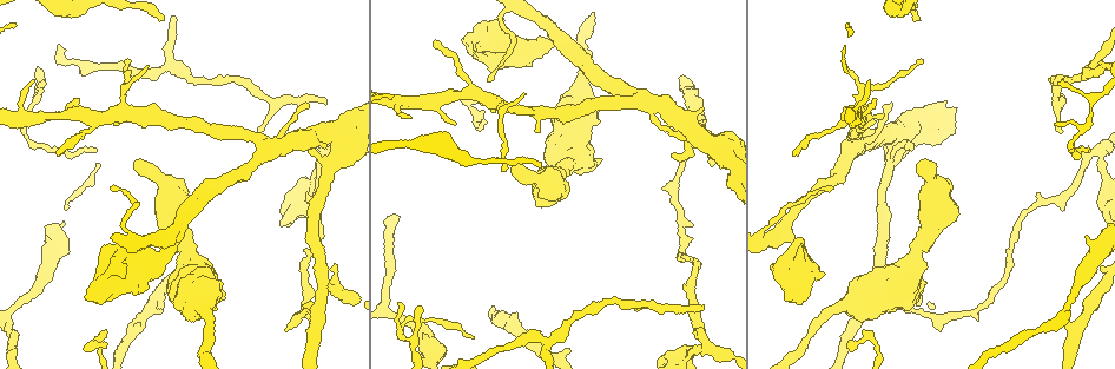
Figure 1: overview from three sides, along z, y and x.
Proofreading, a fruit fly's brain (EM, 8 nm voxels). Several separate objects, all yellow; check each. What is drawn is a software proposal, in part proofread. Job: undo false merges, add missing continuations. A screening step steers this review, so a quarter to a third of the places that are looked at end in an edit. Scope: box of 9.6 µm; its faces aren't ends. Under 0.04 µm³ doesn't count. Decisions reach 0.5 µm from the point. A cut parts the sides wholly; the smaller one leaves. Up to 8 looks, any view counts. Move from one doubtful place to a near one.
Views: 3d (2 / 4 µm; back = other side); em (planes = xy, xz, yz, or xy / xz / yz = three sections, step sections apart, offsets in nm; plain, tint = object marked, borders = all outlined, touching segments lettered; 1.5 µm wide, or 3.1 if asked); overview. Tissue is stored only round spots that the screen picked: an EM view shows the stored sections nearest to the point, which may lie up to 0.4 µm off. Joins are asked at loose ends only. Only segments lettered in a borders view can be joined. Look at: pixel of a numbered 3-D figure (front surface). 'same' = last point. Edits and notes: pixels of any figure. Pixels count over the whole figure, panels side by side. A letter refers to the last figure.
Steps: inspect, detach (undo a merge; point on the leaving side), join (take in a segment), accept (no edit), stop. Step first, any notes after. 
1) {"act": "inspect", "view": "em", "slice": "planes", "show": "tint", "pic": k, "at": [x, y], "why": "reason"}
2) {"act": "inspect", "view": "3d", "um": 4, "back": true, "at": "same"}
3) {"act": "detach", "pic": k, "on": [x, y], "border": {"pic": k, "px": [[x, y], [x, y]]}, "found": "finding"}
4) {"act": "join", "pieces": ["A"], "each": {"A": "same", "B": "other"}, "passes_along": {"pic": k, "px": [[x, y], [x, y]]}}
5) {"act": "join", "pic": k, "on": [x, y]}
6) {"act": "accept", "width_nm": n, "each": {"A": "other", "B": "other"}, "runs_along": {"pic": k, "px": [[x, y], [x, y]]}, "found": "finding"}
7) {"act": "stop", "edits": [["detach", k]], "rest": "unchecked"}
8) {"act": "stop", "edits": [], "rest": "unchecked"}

{"act": "inspect", "view": "em", "slice": "planes", "show": "tint", "pic": 1, "at": [168, 65], "why": "arms part here"}

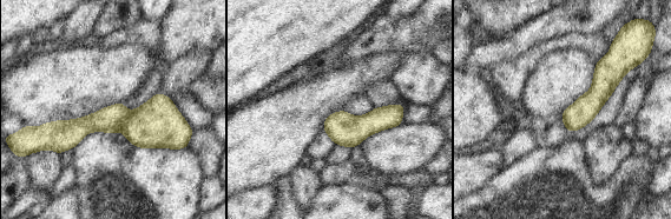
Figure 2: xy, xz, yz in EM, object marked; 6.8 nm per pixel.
{"act": "inspect", "view": "em", "slice": "planes", "show": "borders", "at": "same", "why": "see the neighbours"}

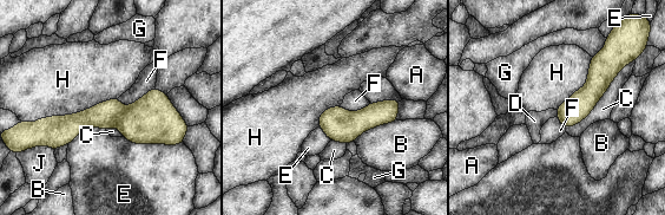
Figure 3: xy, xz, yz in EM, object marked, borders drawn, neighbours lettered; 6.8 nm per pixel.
{"act": "accept", "each": {"A": "other", "B": "other", "C": "other", "D": "other", "E": "other", "F": "other", "G": "other", "H": "other", "J": "other"}, "runs_along": {"pic": 3, "px": [[177, 119], [41, 123]]}, "found": "one neuron here"}

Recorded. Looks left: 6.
{"act": "inspect", "view": "em", "slice": "planes", "show": "borders", "pic": 1, "at": [148, 65], "why": "thin end"}

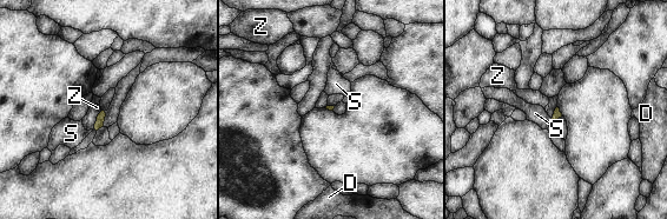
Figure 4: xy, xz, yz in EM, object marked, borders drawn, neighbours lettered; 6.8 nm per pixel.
{"act": "accept", "longest_contact_nm": ["Z", 150], "each": {"D": "other", "S": "other", "Z": "other"}, "border": {"pic": 4, "px": [[100, 107], [93, 127]]}, "found": "no lettered segment goes on from it"}

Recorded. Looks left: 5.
{"act": "inspect", "view": "3d", "um": 4, "pic": 1, "at": [161, 20], "why": "thin end"}

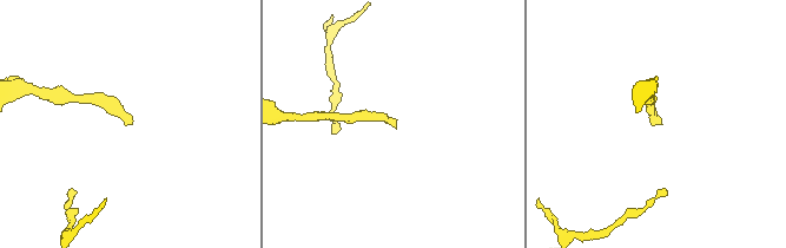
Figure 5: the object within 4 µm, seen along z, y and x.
{"act": "inspect", "view": "em", "slice": "planes", "show": "borders", "pic": 5, "at": [131, 123]}

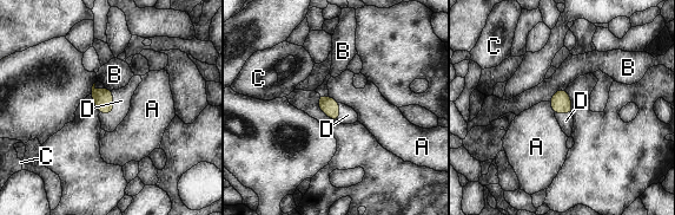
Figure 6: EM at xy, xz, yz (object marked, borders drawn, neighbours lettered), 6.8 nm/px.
{"act": "join", "pieces": ["D"], "each": {"A": "other", "B": "other", "C": "other", "D": "same"}, "passes_along": {"pic": 6, "px": [[104, 98], [112, 108], [121, 98]]}, "found": "the neuron continues"}

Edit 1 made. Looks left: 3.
{"act": "stop", "edits": [["join", 6]], "rest": "unchecked"}

